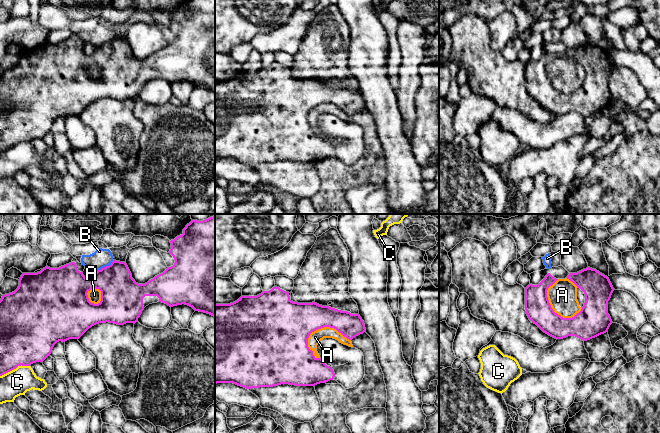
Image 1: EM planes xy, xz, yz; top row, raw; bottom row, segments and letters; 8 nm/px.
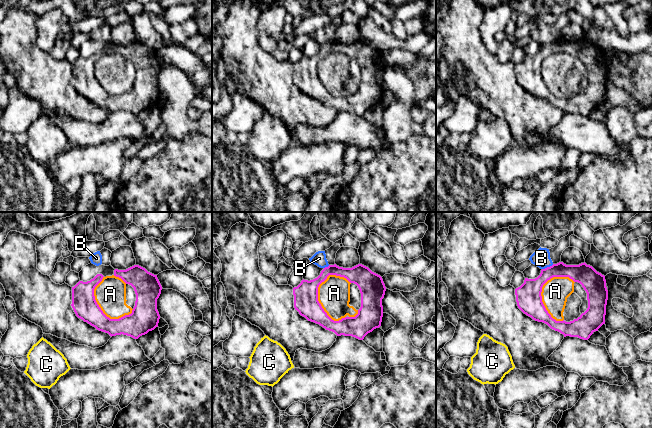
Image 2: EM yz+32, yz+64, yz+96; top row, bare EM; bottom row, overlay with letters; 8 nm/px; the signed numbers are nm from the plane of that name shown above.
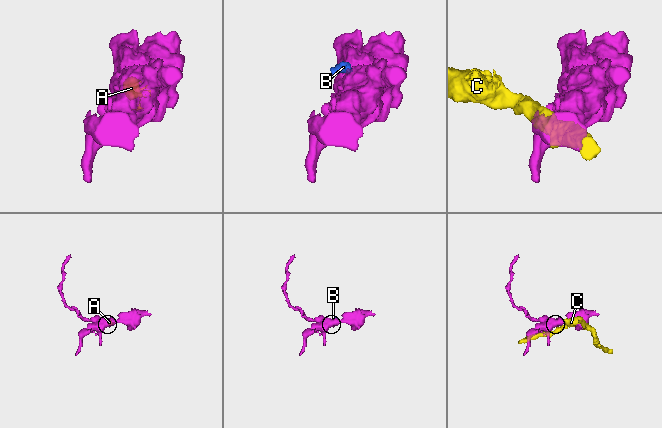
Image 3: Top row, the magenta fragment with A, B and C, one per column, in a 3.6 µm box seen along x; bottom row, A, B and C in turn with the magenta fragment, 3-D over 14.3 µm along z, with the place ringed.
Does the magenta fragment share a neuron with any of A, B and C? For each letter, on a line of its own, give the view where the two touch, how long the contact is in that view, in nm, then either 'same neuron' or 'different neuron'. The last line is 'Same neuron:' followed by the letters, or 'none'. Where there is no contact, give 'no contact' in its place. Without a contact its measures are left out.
A: xz | 360 nm | same neuron
B: xy | 170 nm | same neuron
C: xy | 260 nm | different neuron
Same neuron: A, B

